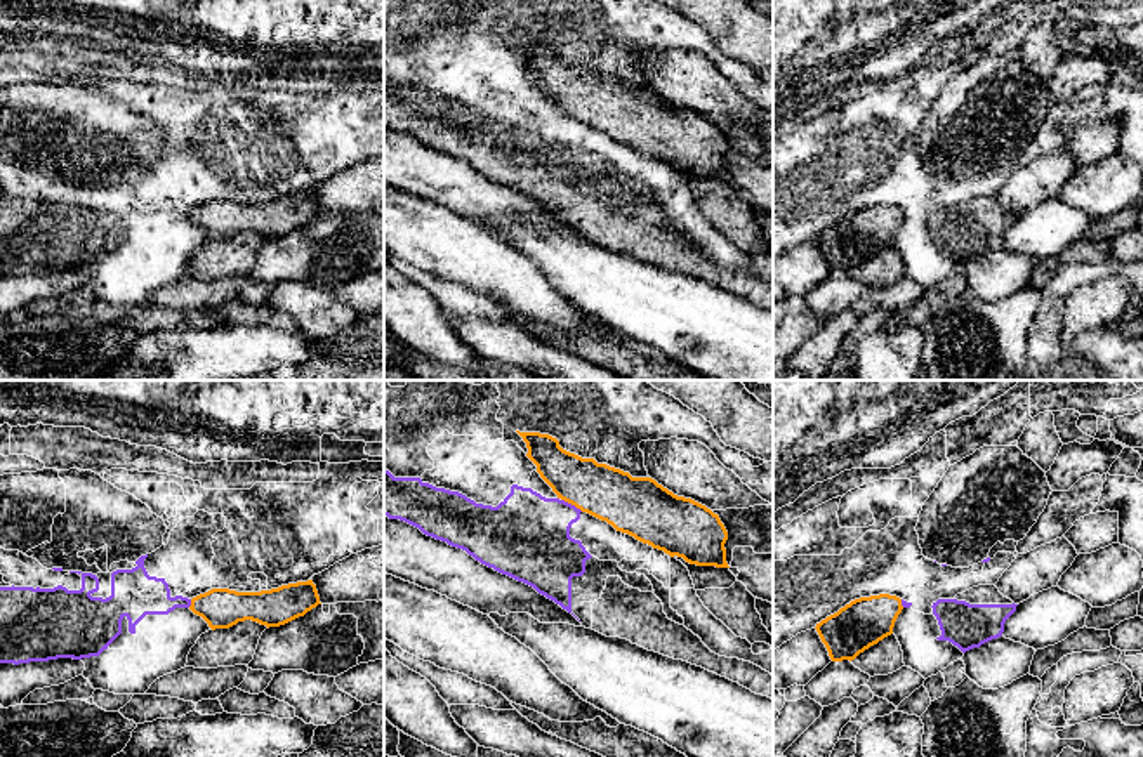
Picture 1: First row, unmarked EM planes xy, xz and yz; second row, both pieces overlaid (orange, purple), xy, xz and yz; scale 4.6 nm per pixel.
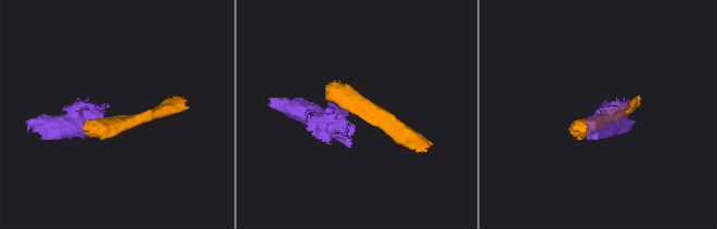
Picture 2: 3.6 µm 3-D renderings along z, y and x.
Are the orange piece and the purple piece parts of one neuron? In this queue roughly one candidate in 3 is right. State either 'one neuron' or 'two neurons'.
two neurons

